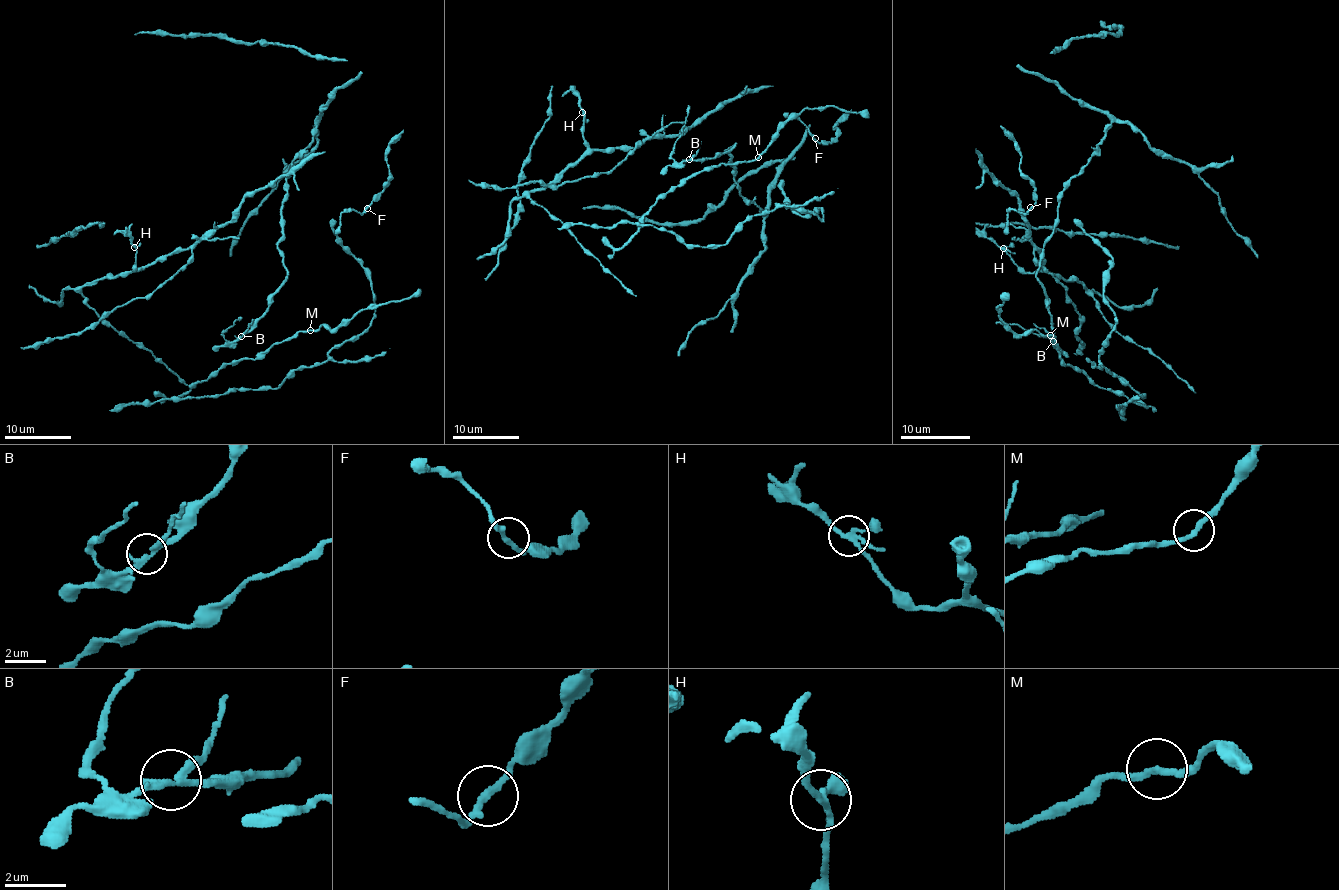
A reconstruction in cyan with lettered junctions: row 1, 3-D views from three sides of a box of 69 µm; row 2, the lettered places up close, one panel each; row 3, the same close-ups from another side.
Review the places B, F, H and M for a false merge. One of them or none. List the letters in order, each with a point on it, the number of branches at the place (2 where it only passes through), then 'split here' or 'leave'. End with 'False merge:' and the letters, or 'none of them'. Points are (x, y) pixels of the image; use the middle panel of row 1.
B: place (689, 159); branches 3; split here
F: place (815, 138); branches 2; leave
H: place (582, 112); branches 3; leave
M: place (758, 157); branches 2; leave
False merge: B

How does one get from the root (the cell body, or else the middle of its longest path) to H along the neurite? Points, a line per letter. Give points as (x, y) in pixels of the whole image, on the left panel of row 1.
H: (82, 293), (85, 285), (92, 285), (97, 280), (115, 278), (139, 270), (136, 270), (134, 246)

